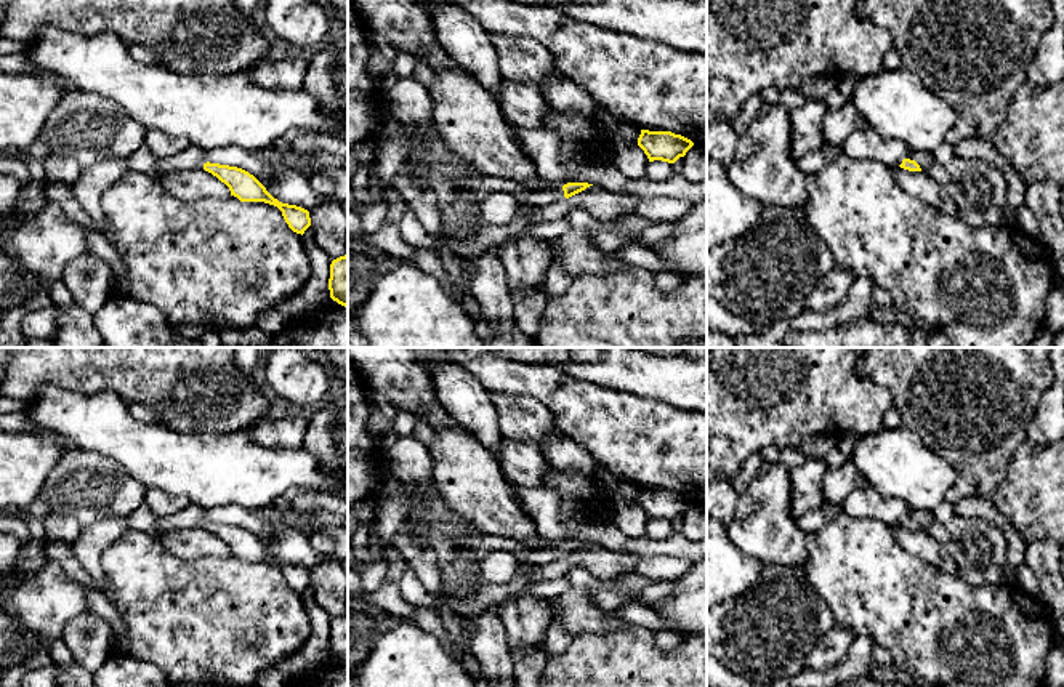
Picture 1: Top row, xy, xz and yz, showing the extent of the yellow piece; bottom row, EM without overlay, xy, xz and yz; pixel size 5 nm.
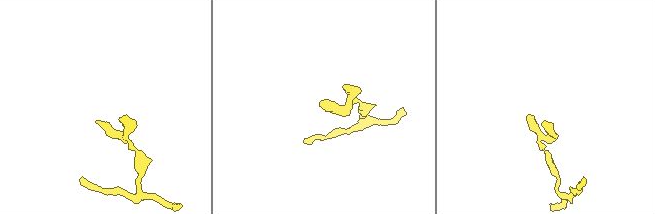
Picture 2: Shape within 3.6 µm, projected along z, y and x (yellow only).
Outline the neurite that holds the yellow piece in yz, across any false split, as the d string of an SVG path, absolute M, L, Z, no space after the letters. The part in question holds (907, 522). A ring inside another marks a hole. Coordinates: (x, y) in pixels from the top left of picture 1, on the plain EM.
M917 509L915 519L904 517L899 525L904 527L904 528L909 528L909 530L925 530L925 532L928 532L933 525L933 520L934 520L933 512Z

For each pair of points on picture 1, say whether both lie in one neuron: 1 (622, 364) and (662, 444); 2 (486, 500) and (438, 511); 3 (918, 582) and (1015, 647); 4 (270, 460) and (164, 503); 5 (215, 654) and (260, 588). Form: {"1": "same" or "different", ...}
{"1": "different", "2": "different", "3": "same", "4": "different", "5": "same"}

